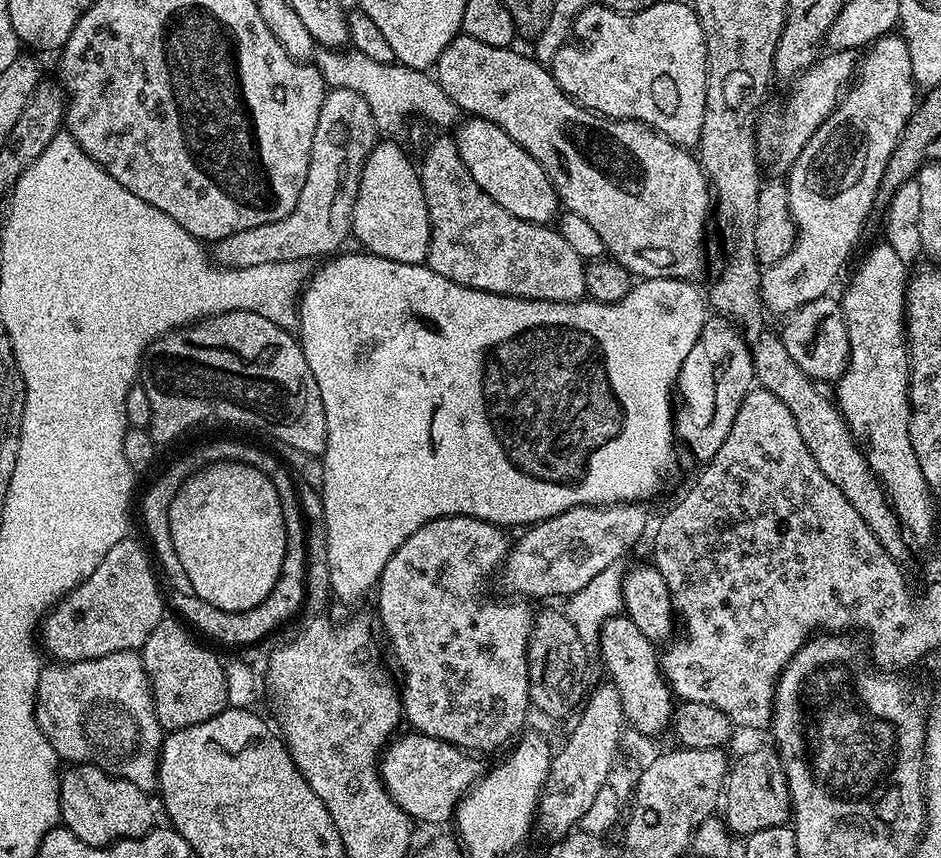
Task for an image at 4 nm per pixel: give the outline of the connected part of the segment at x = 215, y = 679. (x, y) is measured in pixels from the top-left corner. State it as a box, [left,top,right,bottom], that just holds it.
[139,619,228,733]

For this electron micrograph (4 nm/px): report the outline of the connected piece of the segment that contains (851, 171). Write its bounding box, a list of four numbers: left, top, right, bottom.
[760,34,918,318]

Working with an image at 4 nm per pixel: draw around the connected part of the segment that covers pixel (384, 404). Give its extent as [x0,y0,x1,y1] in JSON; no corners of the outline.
[298,250,706,604]

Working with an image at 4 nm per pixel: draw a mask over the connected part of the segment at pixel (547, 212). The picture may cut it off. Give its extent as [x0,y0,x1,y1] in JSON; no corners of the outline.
[454,115,562,225]

